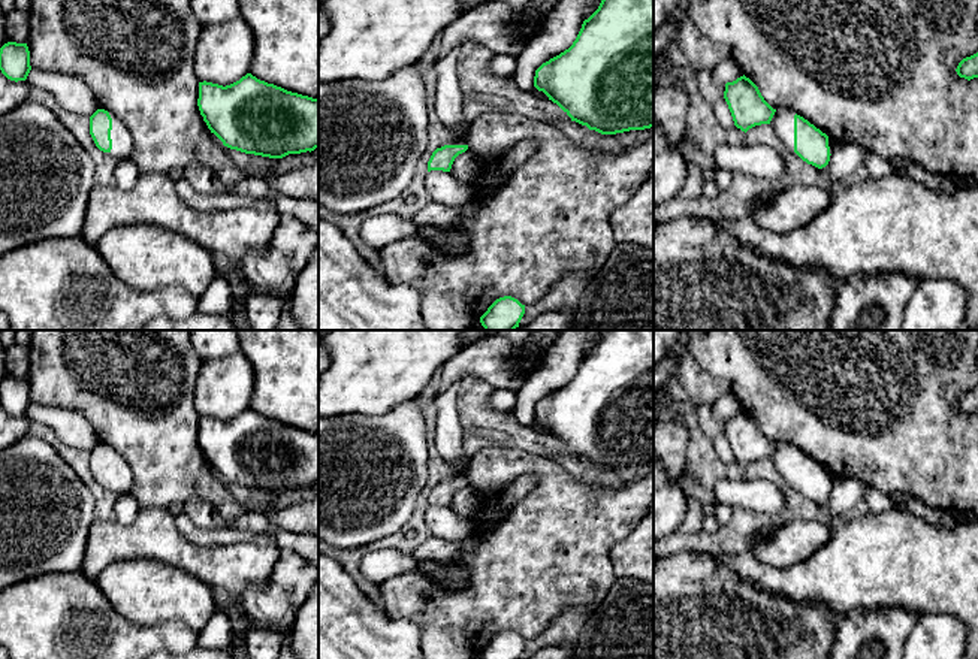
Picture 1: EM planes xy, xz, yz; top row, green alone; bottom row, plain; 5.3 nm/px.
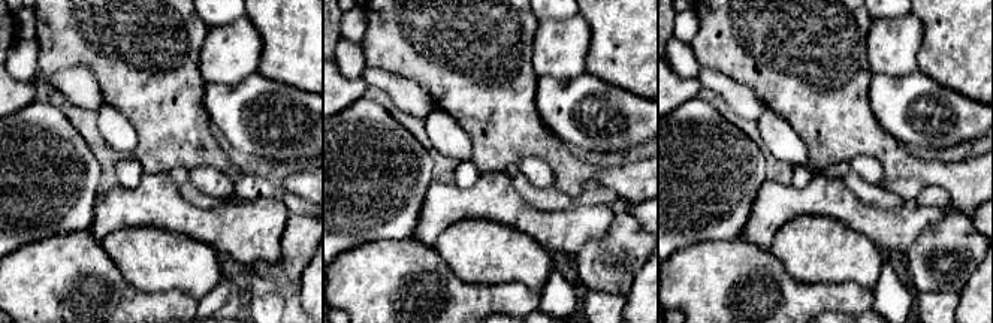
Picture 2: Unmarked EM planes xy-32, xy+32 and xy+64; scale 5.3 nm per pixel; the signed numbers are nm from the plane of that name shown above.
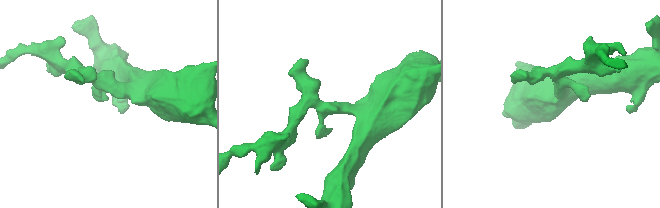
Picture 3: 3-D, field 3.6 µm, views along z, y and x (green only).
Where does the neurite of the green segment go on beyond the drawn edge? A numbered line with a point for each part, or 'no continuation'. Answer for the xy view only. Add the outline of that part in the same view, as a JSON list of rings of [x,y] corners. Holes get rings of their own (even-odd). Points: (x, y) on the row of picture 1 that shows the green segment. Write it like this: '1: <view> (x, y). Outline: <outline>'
1: xy (121, 139). Outline: [[[111,114],[112,118],[112,130],[111,130],[111,139],[112,139],[112,149],[106,154],[114,157],[115,160],[121,161],[132,157],[133,152],[133,139],[127,127],[123,121],[120,121],[114,114]]]

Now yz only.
1: yz (782, 121). Outline: [[[776,109],[770,124],[773,126],[778,137],[787,146],[787,149],[799,157],[794,152],[794,115],[791,109]]]

